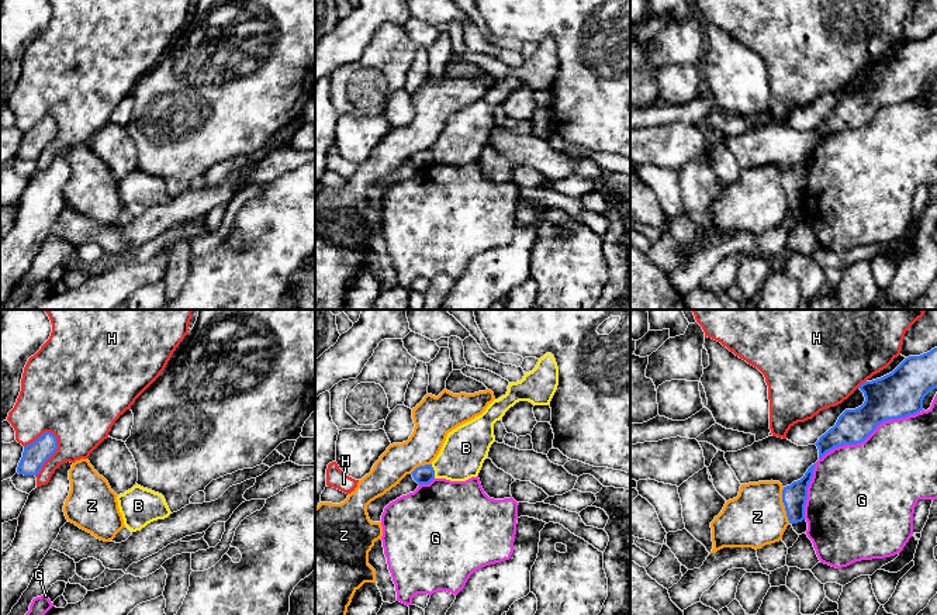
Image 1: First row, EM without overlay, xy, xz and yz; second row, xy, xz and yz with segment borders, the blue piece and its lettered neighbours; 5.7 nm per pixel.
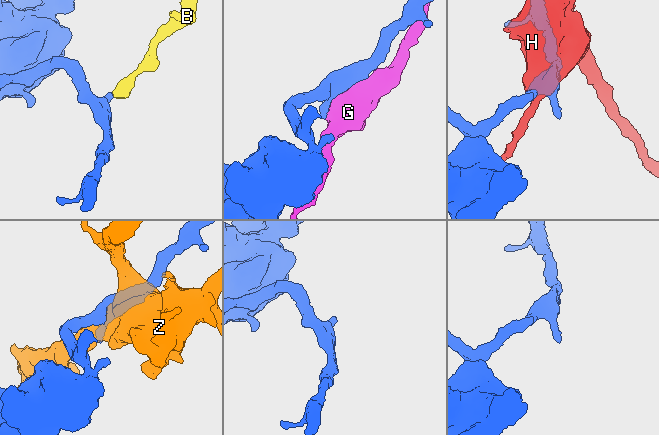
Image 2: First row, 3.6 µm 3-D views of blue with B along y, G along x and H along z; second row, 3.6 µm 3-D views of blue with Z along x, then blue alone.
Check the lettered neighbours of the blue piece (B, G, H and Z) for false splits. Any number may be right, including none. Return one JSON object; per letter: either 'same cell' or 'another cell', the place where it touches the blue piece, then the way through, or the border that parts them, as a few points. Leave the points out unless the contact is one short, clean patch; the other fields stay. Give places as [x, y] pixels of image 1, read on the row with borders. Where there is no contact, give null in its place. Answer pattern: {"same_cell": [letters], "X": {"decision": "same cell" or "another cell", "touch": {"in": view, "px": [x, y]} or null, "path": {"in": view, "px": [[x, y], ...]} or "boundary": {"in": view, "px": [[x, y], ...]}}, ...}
{"same_cell": [], "B": {"decision": "another cell", "touch": {"in": "xz", "px": [434, 472]}, "boundary": {"in": "xz", "px": [[431, 465], [435, 477]]}}, "G": {"decision": "another cell", "touch": {"in": "yz", "px": [868, 435]}}, "H": {"decision": "another cell", "touch": {"in": "xy", "px": [54, 452]}}, "Z": {"decision": "another cell", "touch": {"in": "yz", "px": [784, 504]}}}

